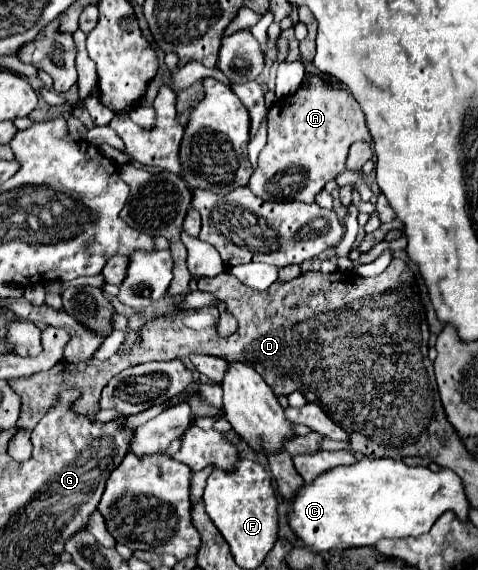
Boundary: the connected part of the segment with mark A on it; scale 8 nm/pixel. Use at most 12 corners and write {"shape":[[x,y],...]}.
{"shape":[[319,76],[277,100],[249,180],[271,202],[313,202],[371,142],[347,90]]}

